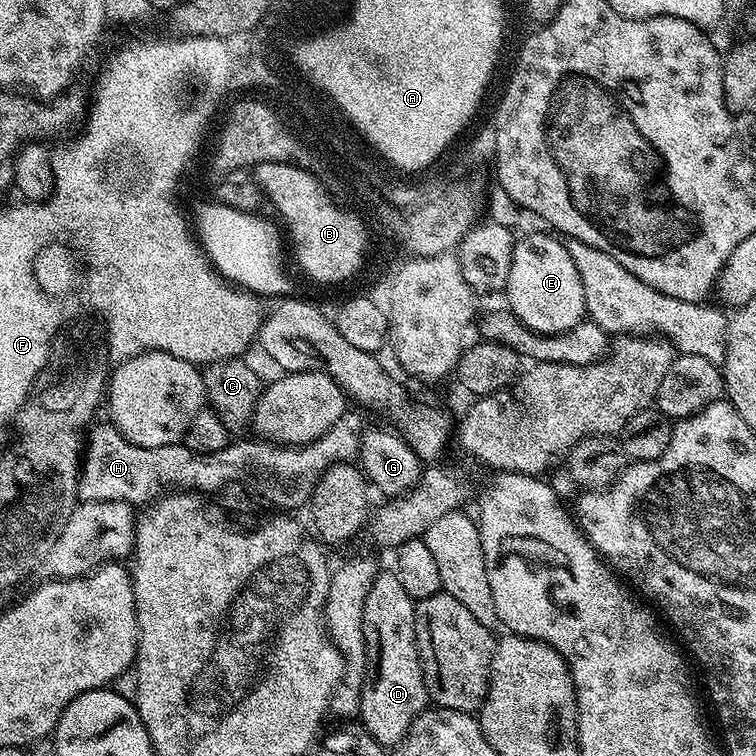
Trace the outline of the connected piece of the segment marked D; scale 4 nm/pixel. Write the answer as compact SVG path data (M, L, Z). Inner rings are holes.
M377 571L362 610L368 666L360 691L359 723L385 750L395 749L430 701L416 645L416 606L395 571Z

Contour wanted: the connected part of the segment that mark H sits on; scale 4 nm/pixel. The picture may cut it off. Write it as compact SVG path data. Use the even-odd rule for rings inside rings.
M98 422L89 429L77 492L81 501L126 501L142 506L157 499L165 490L160 480L156 480L156 460L152 460L150 447L131 443L110 422Z

